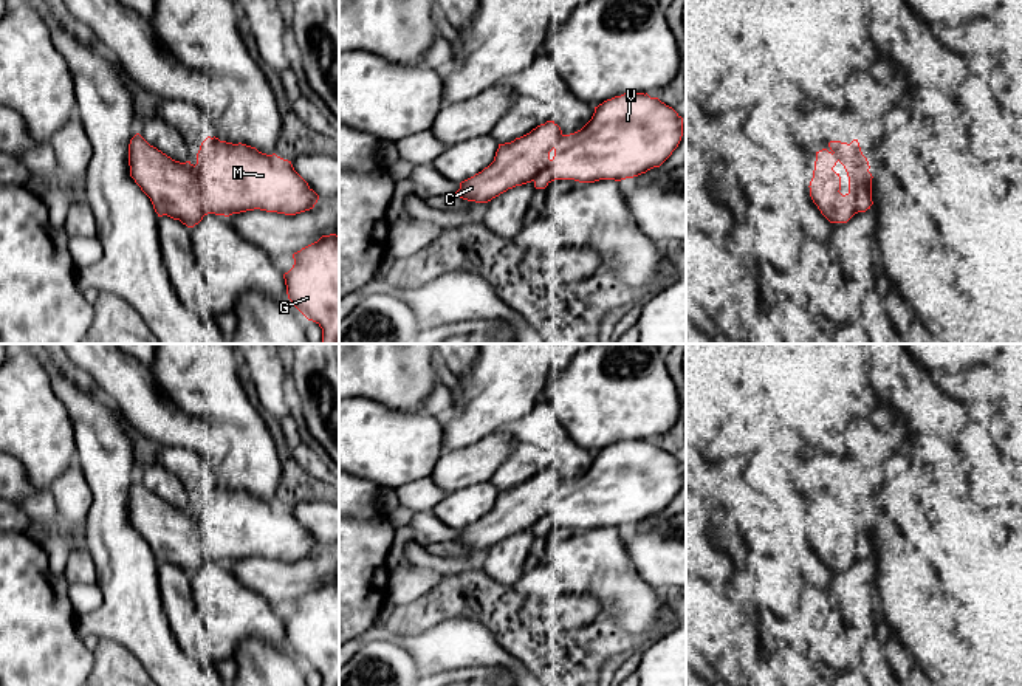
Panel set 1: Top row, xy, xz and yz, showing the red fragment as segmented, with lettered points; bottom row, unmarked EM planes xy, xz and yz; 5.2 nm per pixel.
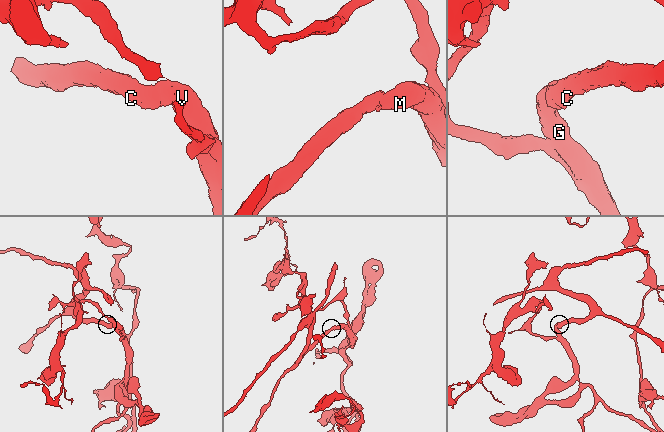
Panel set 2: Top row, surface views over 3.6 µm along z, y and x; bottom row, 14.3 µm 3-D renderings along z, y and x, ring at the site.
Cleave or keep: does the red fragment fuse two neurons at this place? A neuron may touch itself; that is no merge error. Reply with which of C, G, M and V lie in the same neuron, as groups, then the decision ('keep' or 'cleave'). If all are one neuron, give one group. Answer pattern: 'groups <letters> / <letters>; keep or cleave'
groups C G M V; keep

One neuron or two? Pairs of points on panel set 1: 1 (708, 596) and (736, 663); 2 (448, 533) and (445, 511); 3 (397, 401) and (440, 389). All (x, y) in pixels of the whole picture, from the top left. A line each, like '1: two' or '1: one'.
1: one
2: two
3: two

